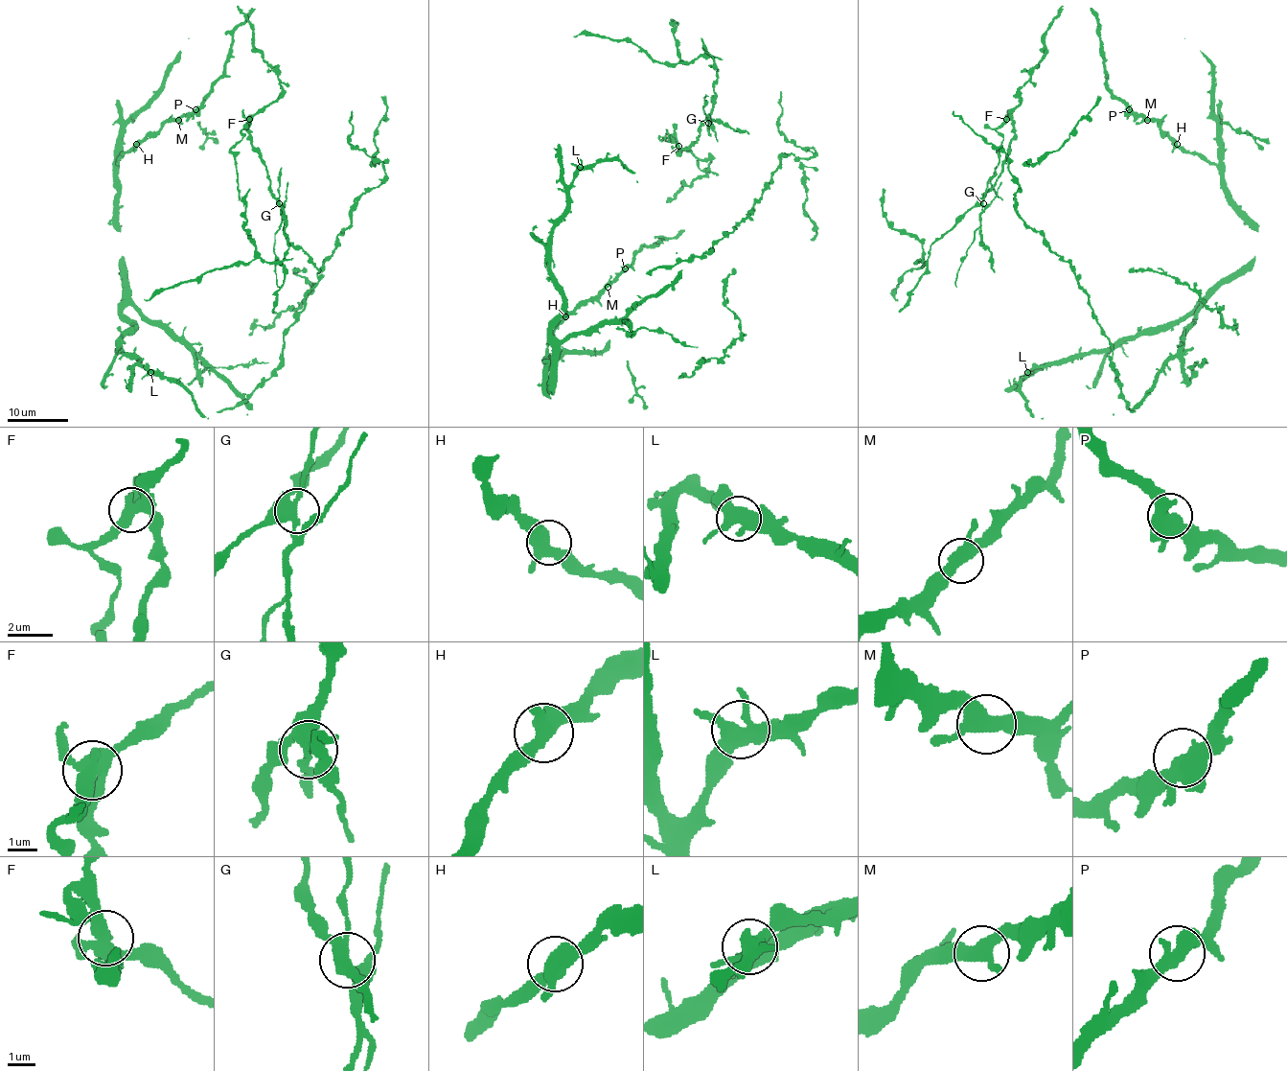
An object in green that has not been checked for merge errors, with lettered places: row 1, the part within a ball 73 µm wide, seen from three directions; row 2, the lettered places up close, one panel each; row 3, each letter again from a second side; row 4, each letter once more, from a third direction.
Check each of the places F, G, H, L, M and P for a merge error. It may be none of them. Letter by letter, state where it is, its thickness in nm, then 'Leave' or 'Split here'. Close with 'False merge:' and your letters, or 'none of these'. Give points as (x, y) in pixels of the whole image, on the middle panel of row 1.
F: Place: (678, 146). Thickness 420 nm. Split here
G: Place: (708, 123). Thickness 360 nm. Split here
H: Place: (565, 316). Thickness 440 nm. Leave
L: Place: (580, 167). Thickness 440 nm. Leave
M: Place: (608, 287). Thickness 420 nm. Leave
P: Place: (625, 268). Thickness 440 nm. Leave
False merge: F, G

